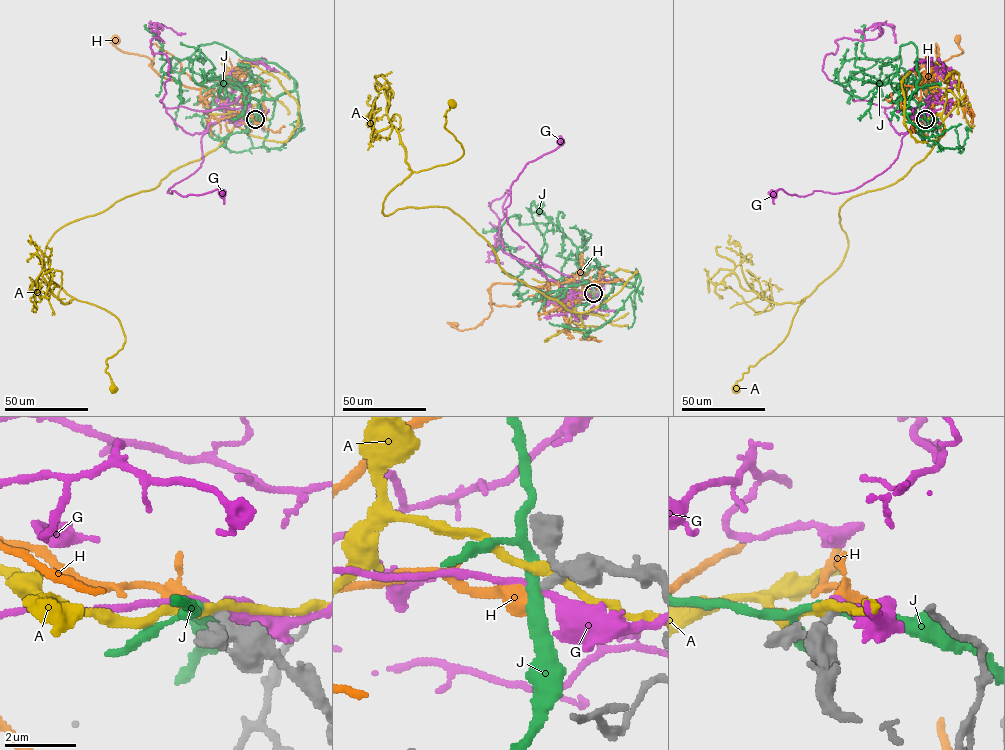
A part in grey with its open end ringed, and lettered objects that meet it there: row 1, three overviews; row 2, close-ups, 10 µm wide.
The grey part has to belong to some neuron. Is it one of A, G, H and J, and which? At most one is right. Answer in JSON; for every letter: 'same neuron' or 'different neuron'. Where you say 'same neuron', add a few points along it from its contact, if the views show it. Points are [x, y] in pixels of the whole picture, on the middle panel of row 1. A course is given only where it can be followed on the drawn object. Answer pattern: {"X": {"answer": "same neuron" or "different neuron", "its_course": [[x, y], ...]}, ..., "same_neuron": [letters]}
{"A": {"answer": "different neuron"}, "G": {"answer": "different neuron"}, "H": {"answer": "same neuron", "its_course": [[594, 293], [560, 302], [533, 287], [495, 283], [490, 289], [490, 315], [475, 327], [460, 330], [455, 324]]}, "J": {"answer": "different neuron"}, "same_neuron": ["H"]}

